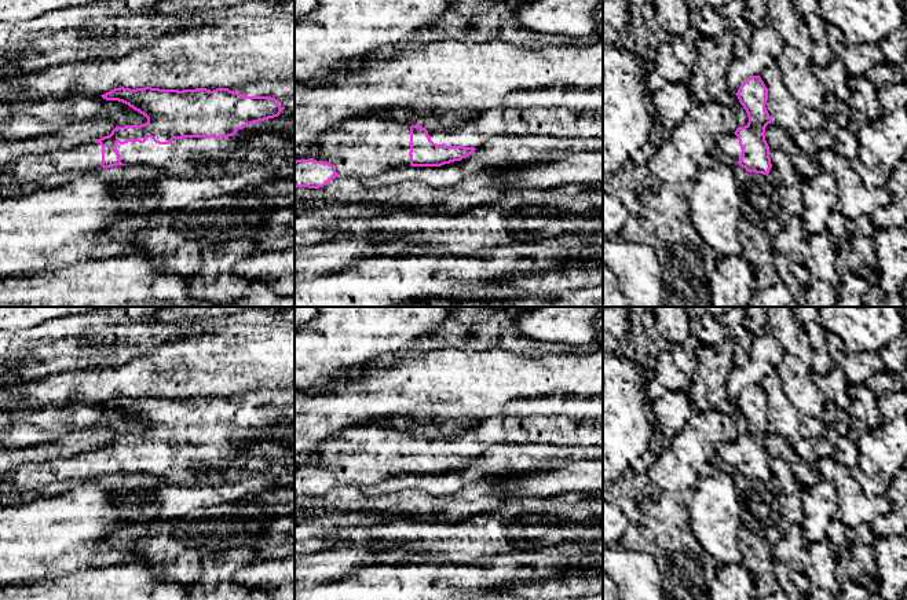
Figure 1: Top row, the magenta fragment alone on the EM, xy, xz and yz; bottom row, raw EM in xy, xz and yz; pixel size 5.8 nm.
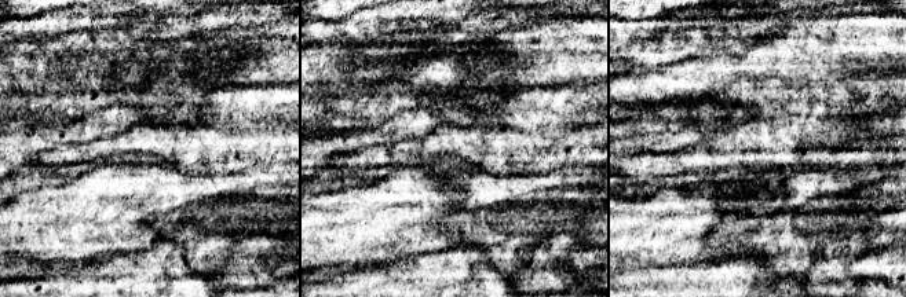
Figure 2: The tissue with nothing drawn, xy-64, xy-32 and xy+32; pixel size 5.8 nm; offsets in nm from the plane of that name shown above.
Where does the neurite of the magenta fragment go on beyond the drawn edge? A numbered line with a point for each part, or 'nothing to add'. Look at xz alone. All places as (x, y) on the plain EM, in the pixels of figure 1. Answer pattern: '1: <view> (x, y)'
1: xz (558, 430)
2: xz (366, 456)

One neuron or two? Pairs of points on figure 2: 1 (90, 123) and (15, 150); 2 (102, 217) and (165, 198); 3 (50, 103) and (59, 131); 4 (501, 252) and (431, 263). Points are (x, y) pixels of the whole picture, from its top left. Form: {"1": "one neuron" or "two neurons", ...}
{"1": "one neuron", "2": "one neuron", "3": "two neurons", "4": "two neurons"}

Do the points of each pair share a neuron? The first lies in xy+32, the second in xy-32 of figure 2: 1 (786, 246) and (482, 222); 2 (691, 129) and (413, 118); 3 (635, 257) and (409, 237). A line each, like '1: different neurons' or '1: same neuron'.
1: same neuron
2: same neuron
3: same neuron

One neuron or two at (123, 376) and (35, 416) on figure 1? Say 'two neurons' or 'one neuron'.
two neurons

